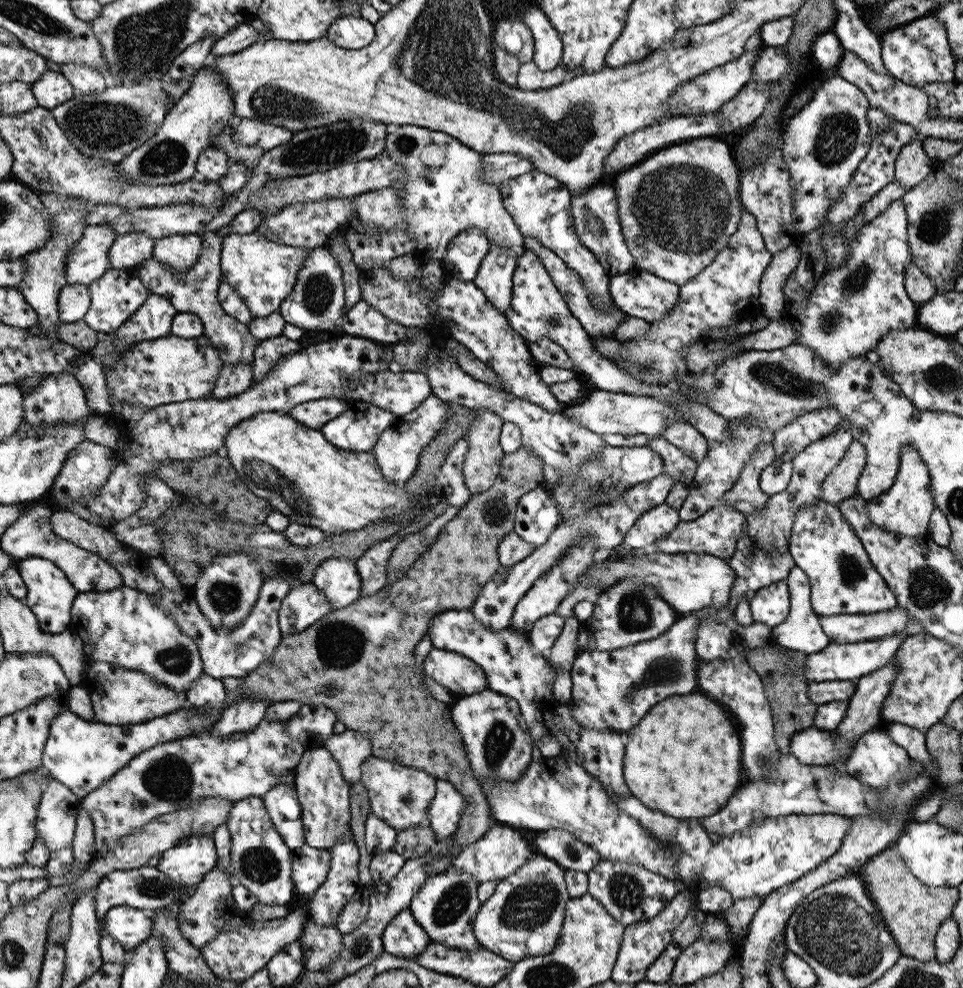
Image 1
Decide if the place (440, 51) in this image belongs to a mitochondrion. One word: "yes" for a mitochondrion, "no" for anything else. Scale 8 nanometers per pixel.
yes

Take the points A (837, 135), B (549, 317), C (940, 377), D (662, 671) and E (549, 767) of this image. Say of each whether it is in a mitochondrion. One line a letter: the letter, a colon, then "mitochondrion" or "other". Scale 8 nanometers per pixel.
A: mitochondrion
B: mitochondrion
C: mitochondrion
D: mitochondrion
E: other

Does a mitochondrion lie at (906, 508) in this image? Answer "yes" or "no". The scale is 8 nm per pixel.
no

